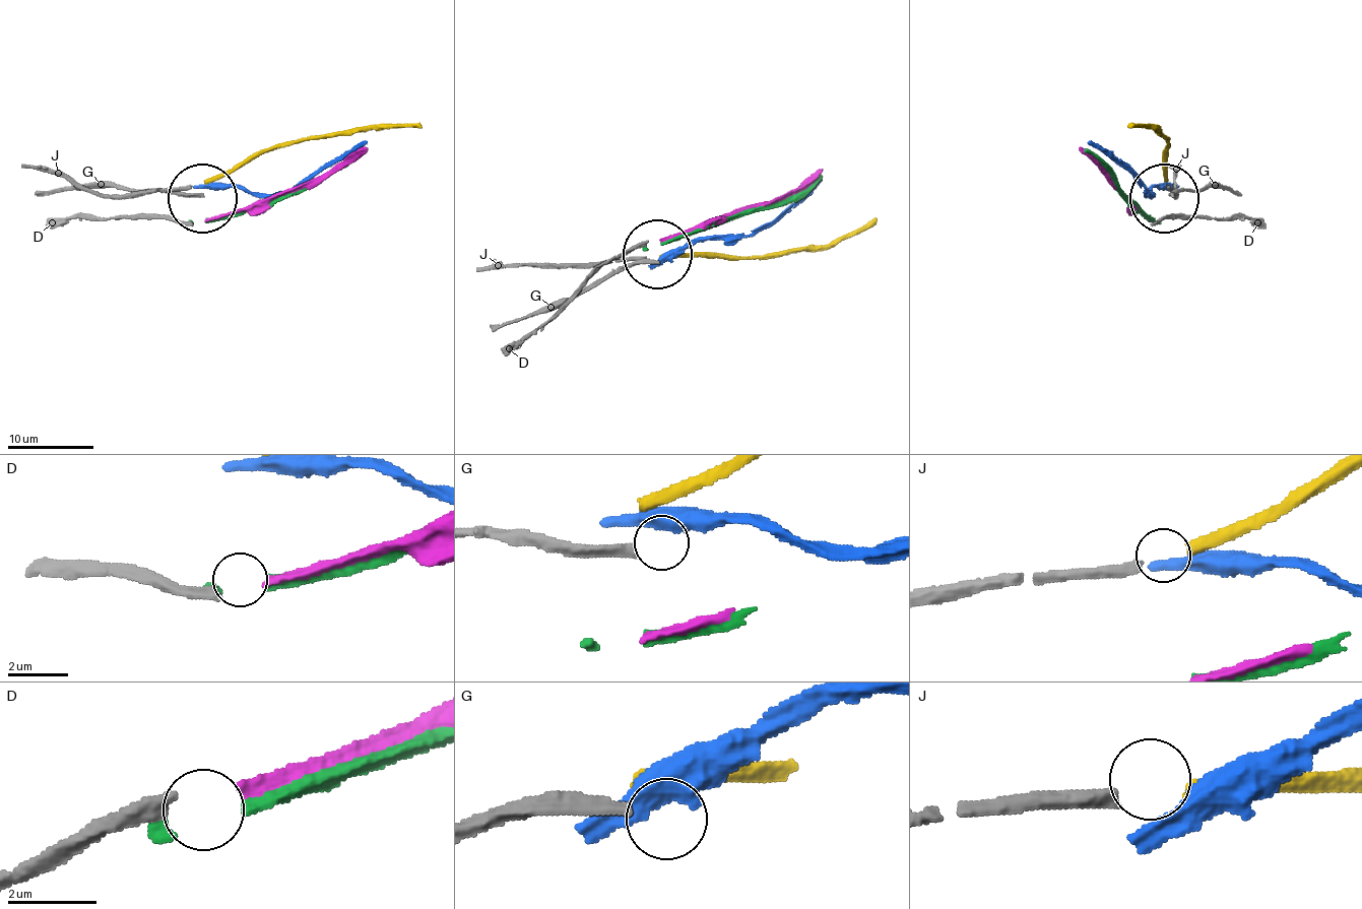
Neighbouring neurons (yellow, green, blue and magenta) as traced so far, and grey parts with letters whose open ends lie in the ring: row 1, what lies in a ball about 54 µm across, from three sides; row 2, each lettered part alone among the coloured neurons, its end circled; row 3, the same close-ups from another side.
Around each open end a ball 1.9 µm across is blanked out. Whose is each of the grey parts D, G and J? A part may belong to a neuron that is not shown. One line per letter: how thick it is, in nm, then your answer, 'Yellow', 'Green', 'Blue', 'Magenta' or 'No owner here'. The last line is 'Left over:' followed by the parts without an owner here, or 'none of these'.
D: Thickness 400 nm. Magenta
G: Thickness 320 nm. No owner here
J: Thickness 380 nm. Yellow
Left over: G

